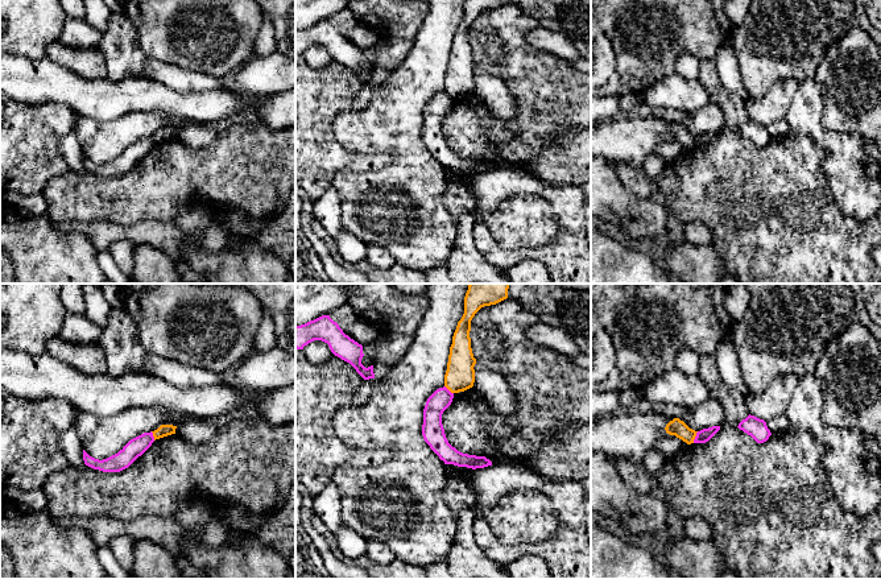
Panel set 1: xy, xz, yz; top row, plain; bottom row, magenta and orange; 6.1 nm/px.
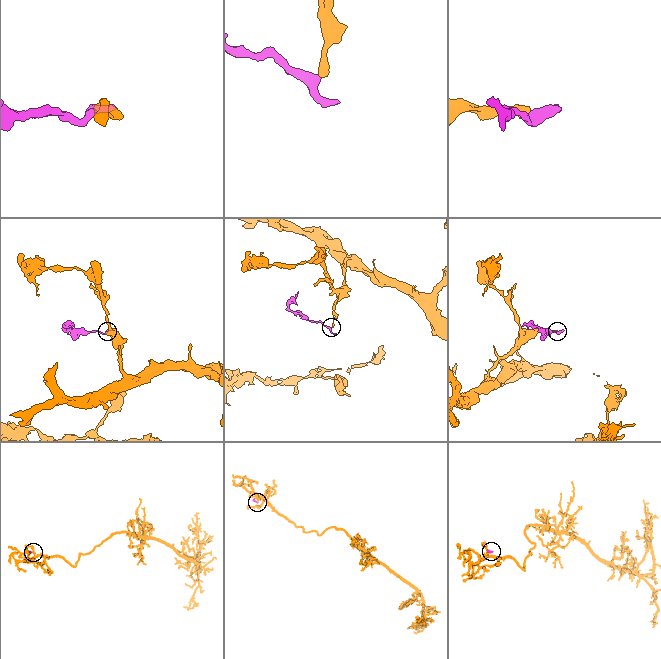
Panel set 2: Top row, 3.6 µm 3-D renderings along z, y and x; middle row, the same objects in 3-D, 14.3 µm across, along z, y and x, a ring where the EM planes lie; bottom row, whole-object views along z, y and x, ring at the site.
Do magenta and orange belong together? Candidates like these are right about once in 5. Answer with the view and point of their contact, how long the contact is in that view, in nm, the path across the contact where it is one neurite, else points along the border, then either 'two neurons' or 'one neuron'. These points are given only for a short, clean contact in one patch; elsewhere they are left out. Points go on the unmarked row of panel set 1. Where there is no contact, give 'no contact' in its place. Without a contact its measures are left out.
yz (695, 141) | 80 nm | along yz (698, 136), (693, 147) | two neurons

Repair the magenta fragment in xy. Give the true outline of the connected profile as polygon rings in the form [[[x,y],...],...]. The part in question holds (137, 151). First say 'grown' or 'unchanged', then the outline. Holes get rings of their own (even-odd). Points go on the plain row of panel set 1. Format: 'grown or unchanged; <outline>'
unchanged; [[[144,137],[131,144],[117,158],[99,165],[90,161],[83,154],[84,169],[103,177],[120,177],[128,173],[138,161],[141,161],[154,146],[153,137]]]

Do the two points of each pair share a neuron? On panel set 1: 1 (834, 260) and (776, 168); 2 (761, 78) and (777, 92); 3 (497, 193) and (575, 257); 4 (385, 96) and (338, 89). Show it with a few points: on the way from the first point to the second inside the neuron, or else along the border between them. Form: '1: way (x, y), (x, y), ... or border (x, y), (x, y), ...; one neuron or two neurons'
1: way (811, 238), (776, 202), (776, 190); one neuron
2: border (798, 81), (791, 78), (780, 79), (759, 99); two neurons
3: way (526, 185), (546, 190), (569, 213), (571, 228); one neuron
4: border (352, 107), (335, 118), (334, 132); two neurons

